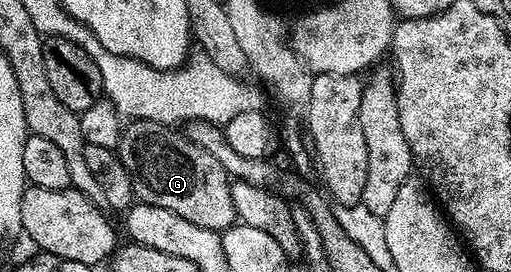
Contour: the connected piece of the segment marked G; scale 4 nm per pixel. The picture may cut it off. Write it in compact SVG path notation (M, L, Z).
M132 119L123 126L118 152L132 180L133 194L143 204L166 207L198 227L223 231L237 224L232 181L222 163L176 131L161 121Z

